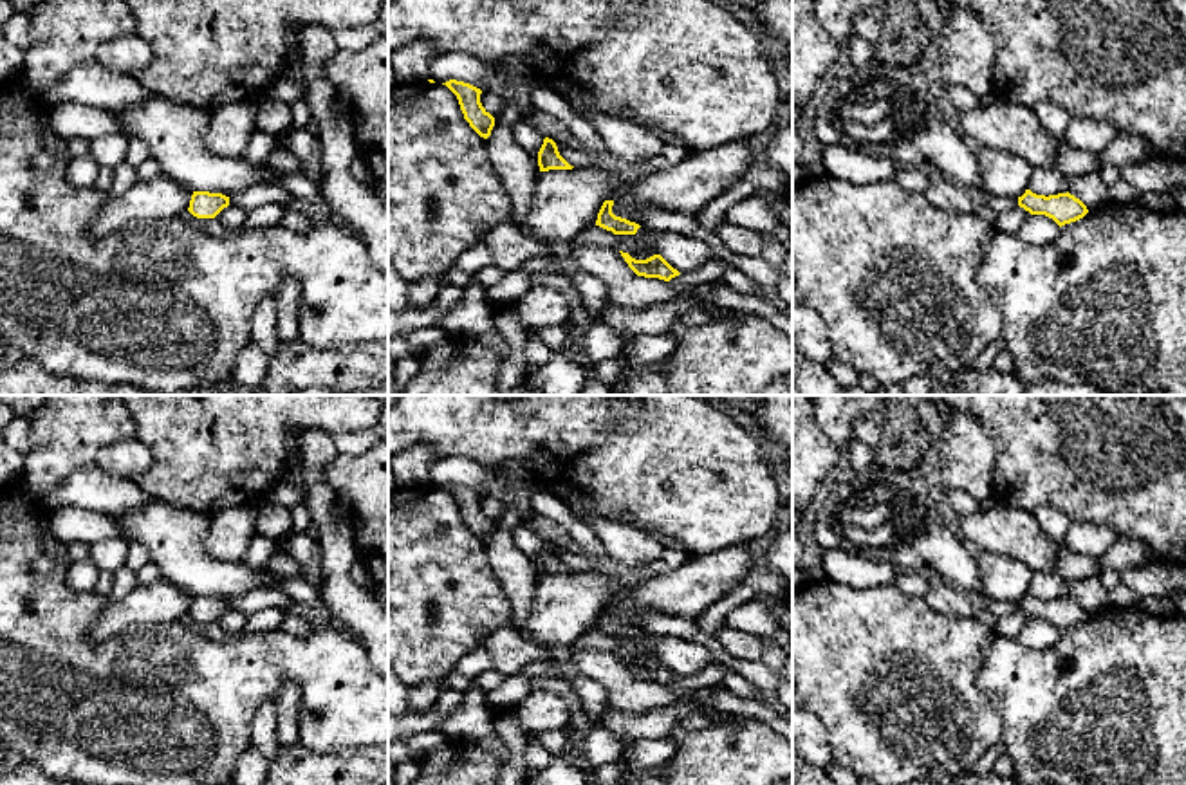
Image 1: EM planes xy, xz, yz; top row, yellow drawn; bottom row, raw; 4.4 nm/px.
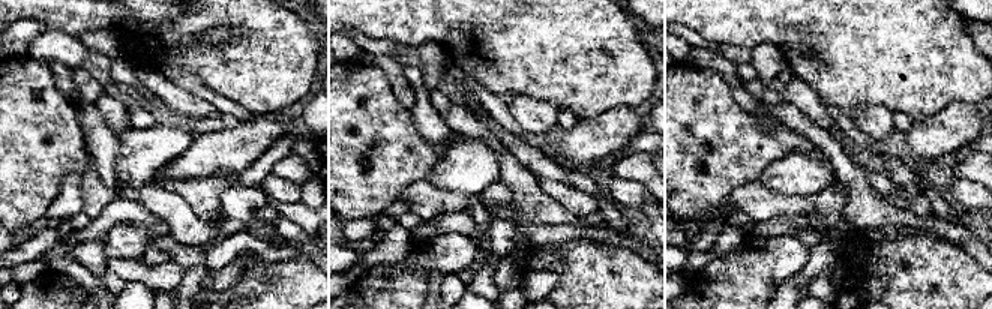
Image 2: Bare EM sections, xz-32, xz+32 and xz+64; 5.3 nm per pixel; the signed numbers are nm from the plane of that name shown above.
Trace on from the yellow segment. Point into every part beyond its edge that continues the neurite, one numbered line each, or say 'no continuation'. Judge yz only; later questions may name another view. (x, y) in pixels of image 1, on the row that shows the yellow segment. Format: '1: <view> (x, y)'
no continuation

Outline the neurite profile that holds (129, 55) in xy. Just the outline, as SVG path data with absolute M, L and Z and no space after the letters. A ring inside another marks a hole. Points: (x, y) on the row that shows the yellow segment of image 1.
M128 34L103 43L96 60L112 72L134 76L152 63L150 45L137 34Z

